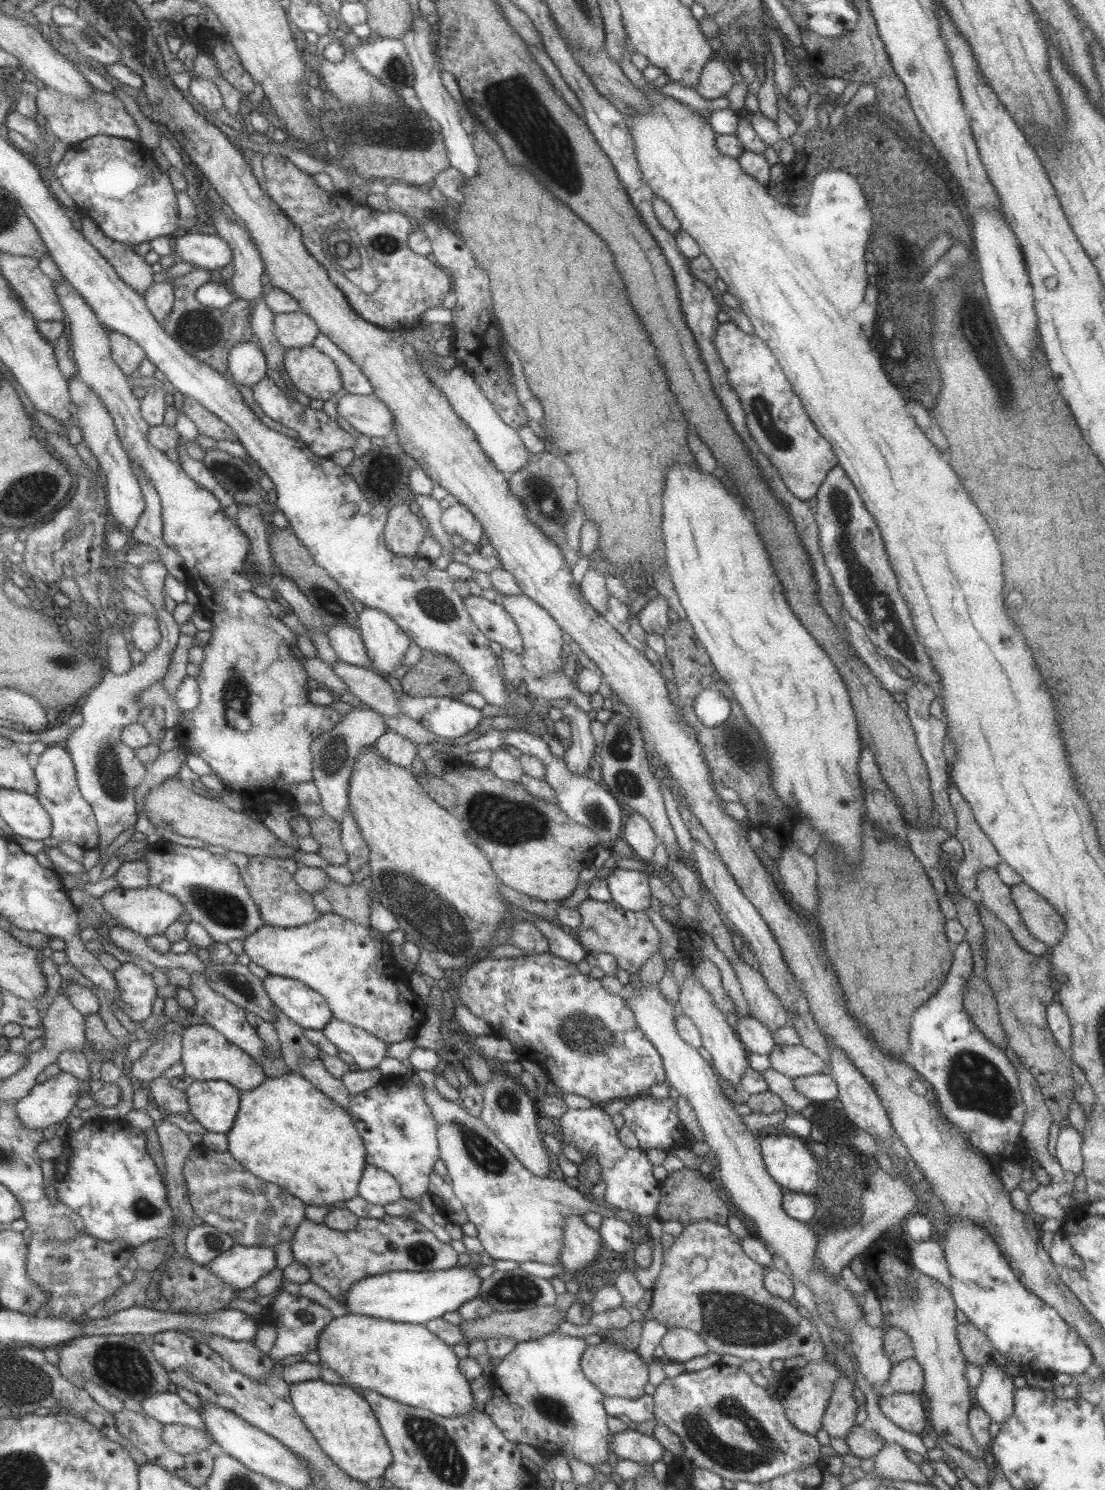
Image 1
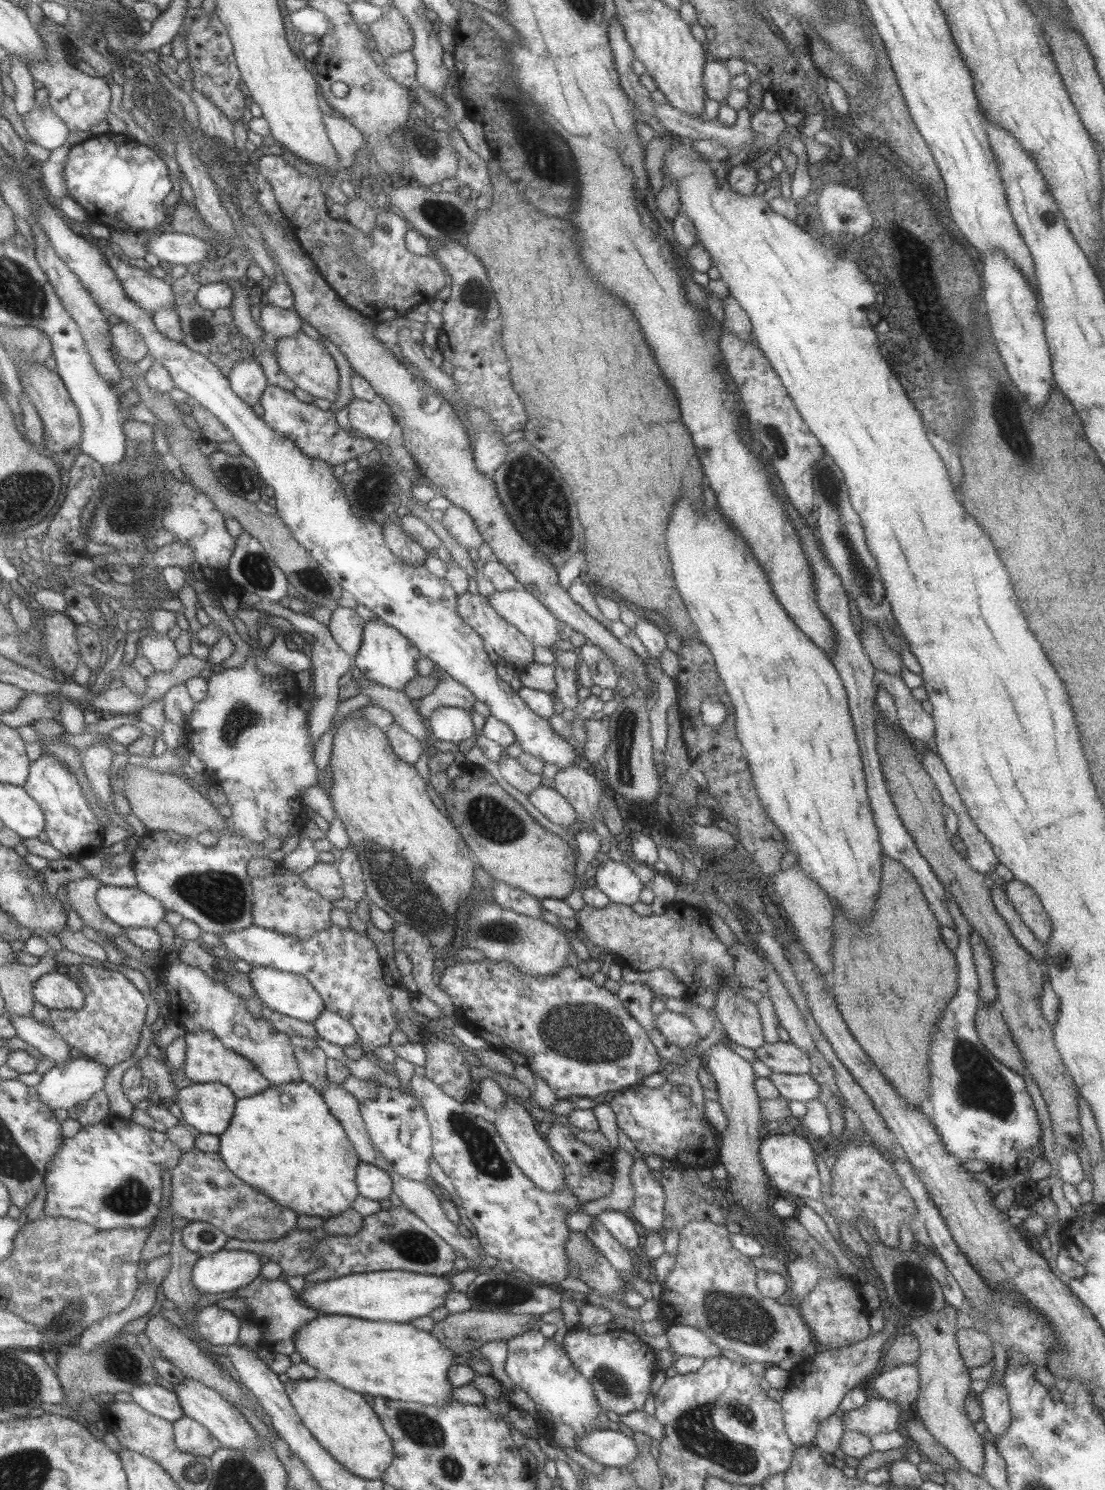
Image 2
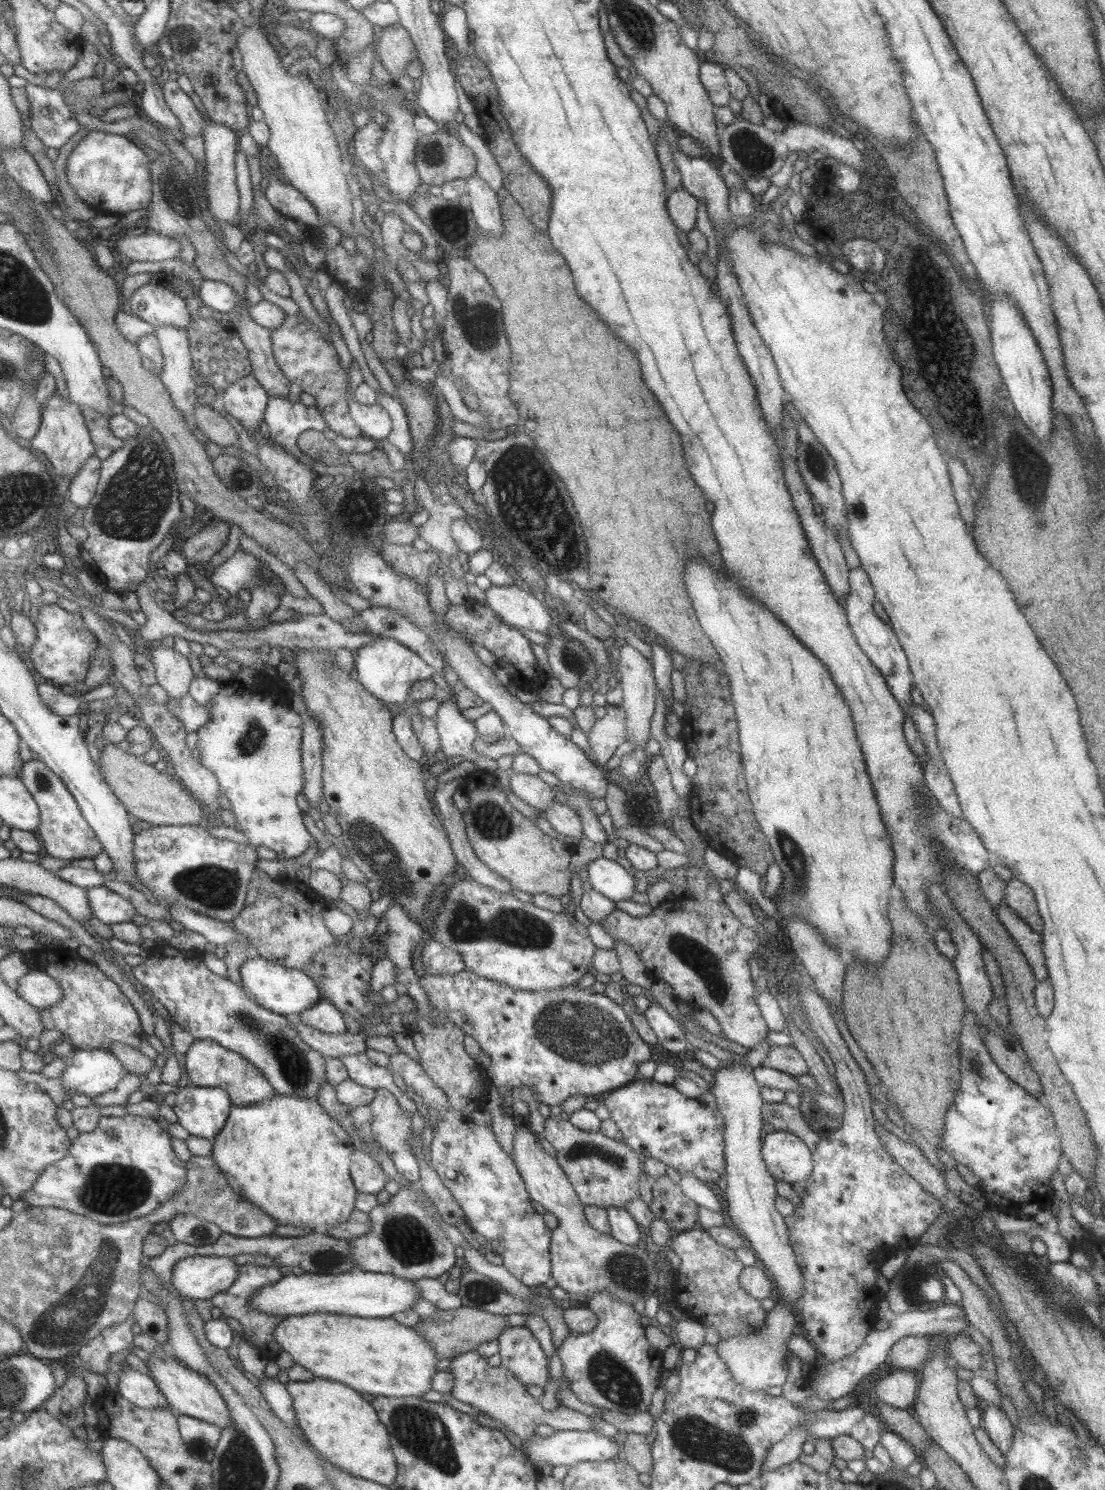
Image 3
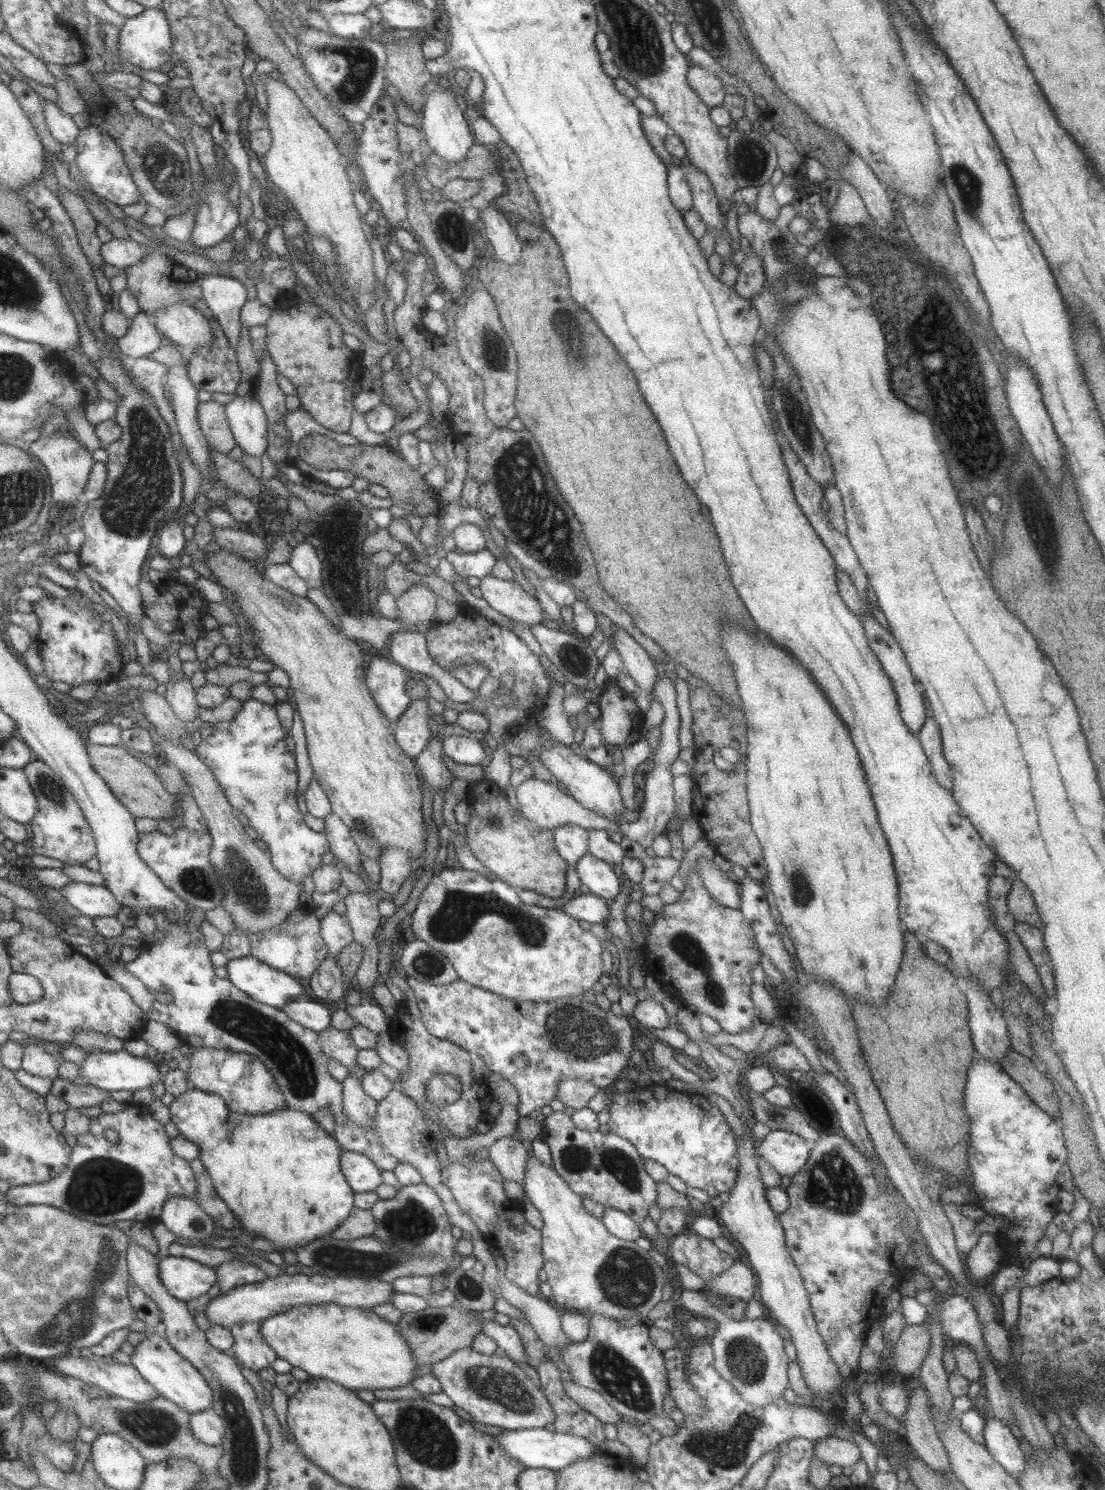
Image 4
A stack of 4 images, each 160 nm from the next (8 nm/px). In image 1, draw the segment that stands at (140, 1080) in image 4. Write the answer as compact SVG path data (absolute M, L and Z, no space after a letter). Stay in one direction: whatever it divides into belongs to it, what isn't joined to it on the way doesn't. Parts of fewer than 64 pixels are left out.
M63 1070L37 1083L29 1096L17 1103L21 1120L33 1130L63 1122L77 1106L77 1100L83 1094L83 1084L82 1078Z

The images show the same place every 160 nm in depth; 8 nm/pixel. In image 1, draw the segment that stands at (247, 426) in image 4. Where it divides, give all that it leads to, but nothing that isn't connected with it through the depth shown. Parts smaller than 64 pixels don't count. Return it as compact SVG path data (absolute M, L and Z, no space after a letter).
M253 341L233 346L228 355L228 374L237 384L251 387L266 376L265 360L263 352Z

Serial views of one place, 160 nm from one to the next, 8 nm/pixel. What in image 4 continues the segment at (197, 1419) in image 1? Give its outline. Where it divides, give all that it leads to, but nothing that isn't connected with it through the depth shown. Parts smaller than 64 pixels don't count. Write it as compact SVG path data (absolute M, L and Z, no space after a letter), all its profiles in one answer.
M65 1355L53 1359L55 1370L64 1375L84 1380L86 1383L108 1392L111 1396L135 1402L147 1402L159 1396L158 1392L133 1365L107 1364L100 1358Z

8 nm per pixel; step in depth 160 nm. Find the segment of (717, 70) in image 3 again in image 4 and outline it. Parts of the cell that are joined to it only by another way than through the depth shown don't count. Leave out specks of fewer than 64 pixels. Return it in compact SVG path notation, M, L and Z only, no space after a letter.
M689 65L686 72L686 83L703 104L708 107L722 106L723 97L726 95L722 81L708 70L700 66Z

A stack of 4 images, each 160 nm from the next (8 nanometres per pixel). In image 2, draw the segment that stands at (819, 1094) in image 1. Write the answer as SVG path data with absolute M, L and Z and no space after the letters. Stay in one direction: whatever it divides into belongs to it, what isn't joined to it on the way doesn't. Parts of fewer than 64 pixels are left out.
M771 1071L768 1079L780 1096L788 1101L798 1100L805 1104L812 1098L818 1098L819 1086L808 1074L783 1074Z

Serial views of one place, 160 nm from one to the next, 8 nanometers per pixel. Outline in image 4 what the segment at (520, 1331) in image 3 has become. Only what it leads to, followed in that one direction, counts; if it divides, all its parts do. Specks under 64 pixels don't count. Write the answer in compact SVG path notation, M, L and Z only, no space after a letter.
M493 1320L480 1323L480 1331L490 1336L497 1347L502 1348L515 1364L526 1363L526 1356L518 1332L510 1325L497 1324Z

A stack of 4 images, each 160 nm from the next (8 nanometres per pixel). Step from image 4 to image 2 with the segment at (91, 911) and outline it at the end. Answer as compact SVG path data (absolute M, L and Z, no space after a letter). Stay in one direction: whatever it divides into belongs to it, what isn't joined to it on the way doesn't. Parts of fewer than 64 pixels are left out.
M109 884L101 885L96 890L95 900L100 911L122 928L153 929L167 911L158 900L141 892L136 886L119 888Z

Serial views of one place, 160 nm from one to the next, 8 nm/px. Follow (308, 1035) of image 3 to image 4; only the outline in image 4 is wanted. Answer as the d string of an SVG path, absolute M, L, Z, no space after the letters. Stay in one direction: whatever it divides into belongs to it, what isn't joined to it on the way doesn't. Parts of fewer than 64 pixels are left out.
M329 1027L318 1032L318 1041L329 1059L336 1060L351 1072L352 1066L356 1064L358 1048L353 1044L348 1031Z

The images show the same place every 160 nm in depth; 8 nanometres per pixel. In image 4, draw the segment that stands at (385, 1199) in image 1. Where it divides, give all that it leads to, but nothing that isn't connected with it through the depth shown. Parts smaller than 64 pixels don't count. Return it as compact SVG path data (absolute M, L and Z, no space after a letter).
M343 1149L339 1153L339 1167L354 1194L375 1192L382 1184L381 1171L371 1163L371 1160L359 1155L359 1152Z

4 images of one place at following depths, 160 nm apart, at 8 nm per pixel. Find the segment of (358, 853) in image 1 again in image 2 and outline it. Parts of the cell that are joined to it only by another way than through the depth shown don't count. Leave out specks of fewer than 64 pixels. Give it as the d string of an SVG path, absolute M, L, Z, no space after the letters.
M347 845L339 862L335 863L343 885L343 898L359 902L366 896L366 886L363 880L361 865L351 845Z

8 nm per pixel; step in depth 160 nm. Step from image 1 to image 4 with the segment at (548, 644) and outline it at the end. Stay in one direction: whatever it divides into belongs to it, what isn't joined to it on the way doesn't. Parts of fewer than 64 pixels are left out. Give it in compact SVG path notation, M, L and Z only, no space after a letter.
M493 575L480 578L479 590L481 598L499 614L513 622L534 625L546 623L541 615L543 611L535 597L525 593L513 579L501 580Z

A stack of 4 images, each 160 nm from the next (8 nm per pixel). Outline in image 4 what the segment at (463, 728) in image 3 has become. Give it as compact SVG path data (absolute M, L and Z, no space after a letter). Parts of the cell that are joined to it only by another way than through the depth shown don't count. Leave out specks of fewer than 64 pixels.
M449 736L441 739L442 752L453 762L463 765L480 765L487 756L483 742L465 736Z

